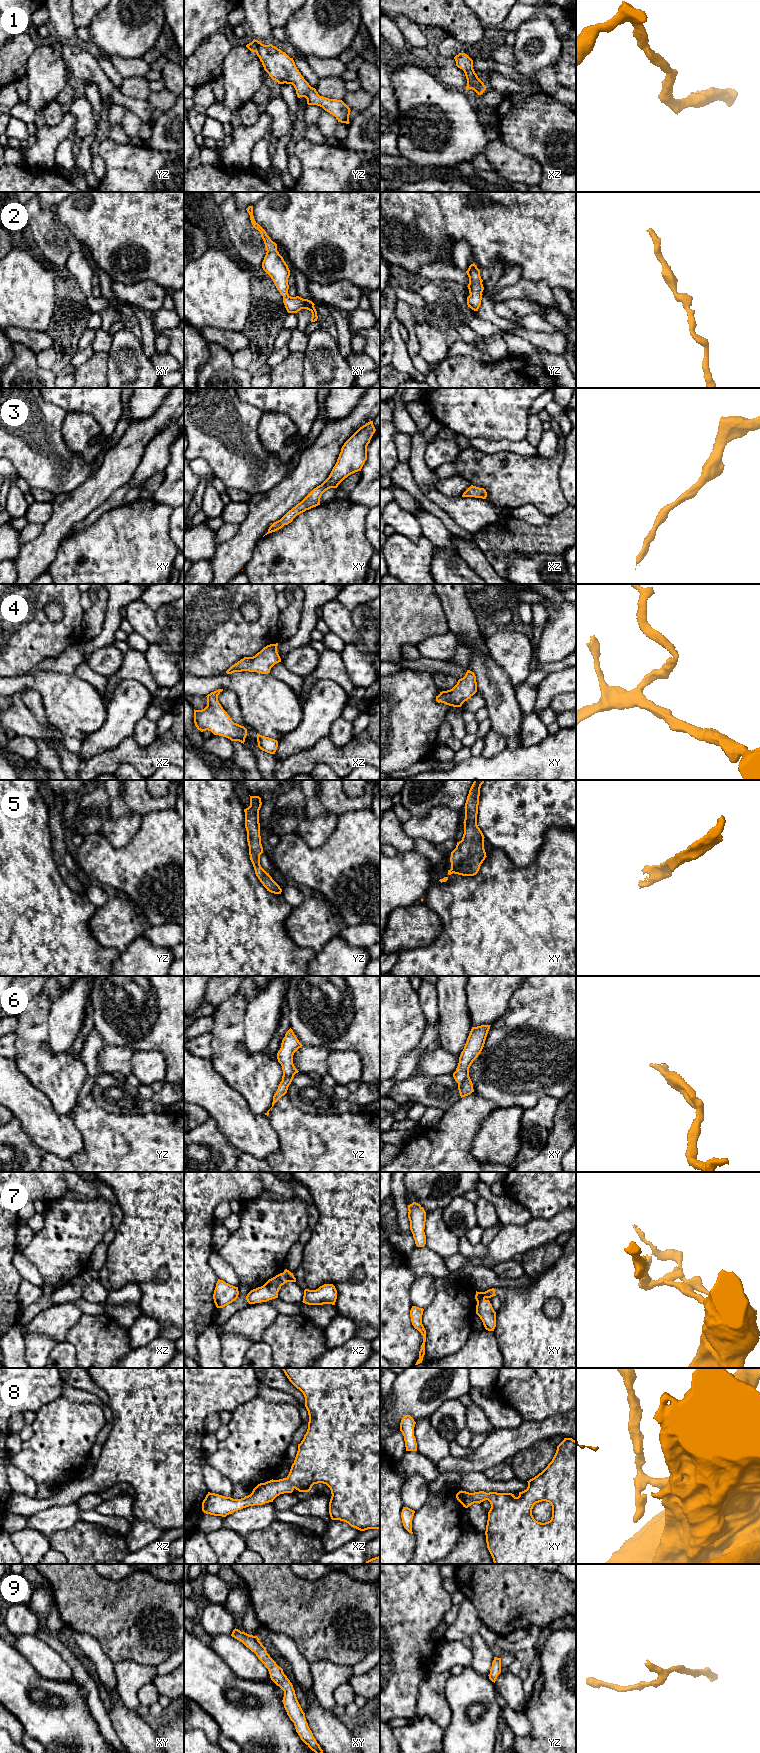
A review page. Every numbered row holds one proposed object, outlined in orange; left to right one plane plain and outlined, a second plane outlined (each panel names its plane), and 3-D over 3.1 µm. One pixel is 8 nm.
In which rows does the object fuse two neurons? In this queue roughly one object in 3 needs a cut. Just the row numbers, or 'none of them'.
7

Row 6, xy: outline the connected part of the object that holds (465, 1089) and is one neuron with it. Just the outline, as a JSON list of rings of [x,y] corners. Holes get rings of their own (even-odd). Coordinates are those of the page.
[[[491,1025],[472,1027],[463,1051],[459,1057],[456,1071],[453,1073],[458,1083],[458,1090],[461,1098],[474,1092],[472,1081],[469,1077],[469,1068],[473,1061],[481,1053]]]

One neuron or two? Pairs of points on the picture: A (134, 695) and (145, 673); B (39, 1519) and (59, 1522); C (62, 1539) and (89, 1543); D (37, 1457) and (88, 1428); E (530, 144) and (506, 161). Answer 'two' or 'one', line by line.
A: two
B: one
C: one
D: one
E: two

